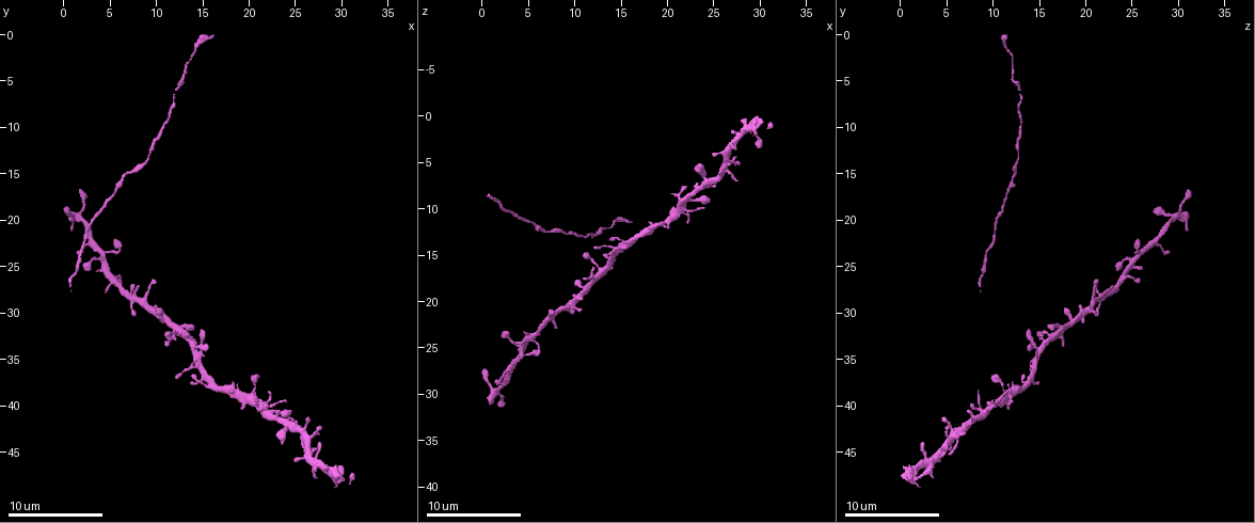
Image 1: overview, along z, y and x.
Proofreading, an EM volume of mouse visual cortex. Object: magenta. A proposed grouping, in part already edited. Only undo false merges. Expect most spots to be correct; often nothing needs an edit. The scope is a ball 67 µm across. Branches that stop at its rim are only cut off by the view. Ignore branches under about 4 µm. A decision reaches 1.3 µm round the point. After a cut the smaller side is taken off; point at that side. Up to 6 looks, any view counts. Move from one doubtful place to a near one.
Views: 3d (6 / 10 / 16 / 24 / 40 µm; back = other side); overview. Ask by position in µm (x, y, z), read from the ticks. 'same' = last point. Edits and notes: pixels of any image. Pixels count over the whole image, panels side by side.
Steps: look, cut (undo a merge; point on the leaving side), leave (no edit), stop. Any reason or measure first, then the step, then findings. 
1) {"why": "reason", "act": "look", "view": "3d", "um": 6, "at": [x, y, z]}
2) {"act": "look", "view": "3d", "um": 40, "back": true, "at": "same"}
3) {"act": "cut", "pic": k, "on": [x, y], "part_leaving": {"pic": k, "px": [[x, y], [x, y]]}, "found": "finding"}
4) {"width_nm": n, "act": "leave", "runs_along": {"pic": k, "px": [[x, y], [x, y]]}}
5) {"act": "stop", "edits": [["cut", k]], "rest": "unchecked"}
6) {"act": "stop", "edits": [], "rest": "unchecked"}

{"why": "arms part here", "act": "look", "view": "3d", "um": 10, "at": [13.0, 32.2, 17.0]}

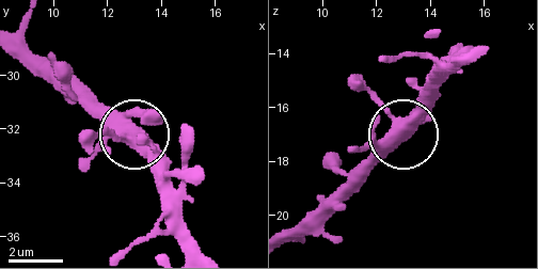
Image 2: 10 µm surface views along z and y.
{"side_arm_um": 26, "act": "leave", "found": "all the same neuron"}

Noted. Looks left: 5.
{"why": "calibre changes", "act": "look", "view": "3d", "um": 10, "at": [10.4, 10.6, 13.0]}

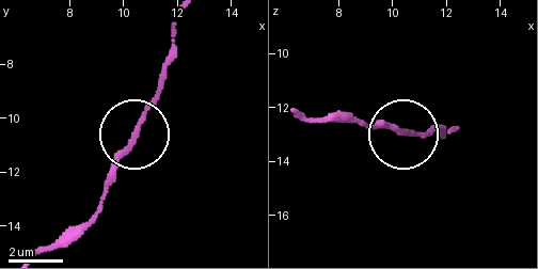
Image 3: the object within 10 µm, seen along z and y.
{"why": "closer look", "act": "look", "view": "3d", "um": 6, "at": [10.5, 10.6, 12.8]}

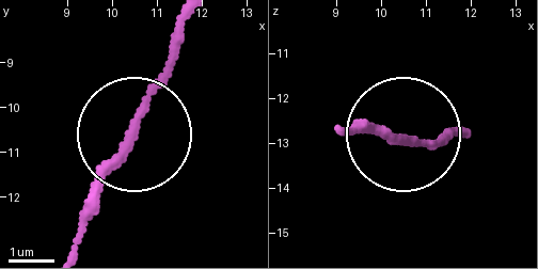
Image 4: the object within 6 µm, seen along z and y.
{"act": "leave", "runs_along": {"pic": 4, "px": [[339, 135], [409, 135], [424, 145], [462, 135]]}, "found": "continuous, no second neuron"}

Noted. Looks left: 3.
{"act": "look", "view": "3d", "um": 6, "at": [14.2, 1.4, 11.4]}

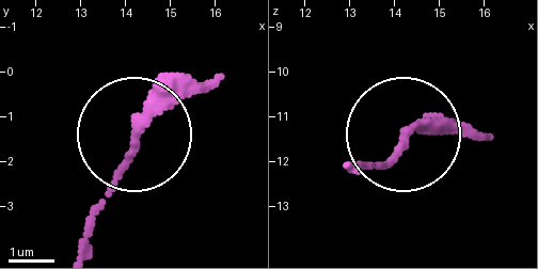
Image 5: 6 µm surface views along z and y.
{"width_nm": 160, "act": "leave", "found": "one neuron here"}

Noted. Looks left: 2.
{"act": "stop", "edits": [], "rest": "unchecked"}

